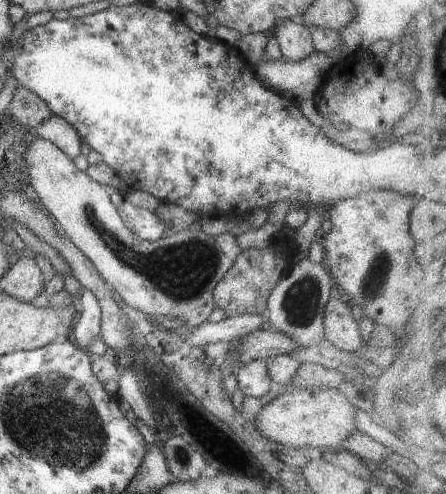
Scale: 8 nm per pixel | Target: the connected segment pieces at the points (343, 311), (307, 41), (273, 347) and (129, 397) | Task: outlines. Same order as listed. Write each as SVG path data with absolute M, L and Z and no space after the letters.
M328 299L323 321L324 336L332 345L342 348L342 351L352 354L367 343L360 335L351 306L345 299Z
M298 19L279 22L272 33L277 37L282 58L287 61L299 61L315 50L311 30Z
M268 327L249 332L229 344L228 355L236 354L240 366L256 360L267 362L272 357L298 351L300 347L285 334L274 332Z
M117 364L116 367L120 373L120 379L118 380L119 388L116 394L125 401L128 401L137 418L155 431L156 420L152 416L153 412L147 403L147 398L141 393L134 371L122 366L118 367Z

